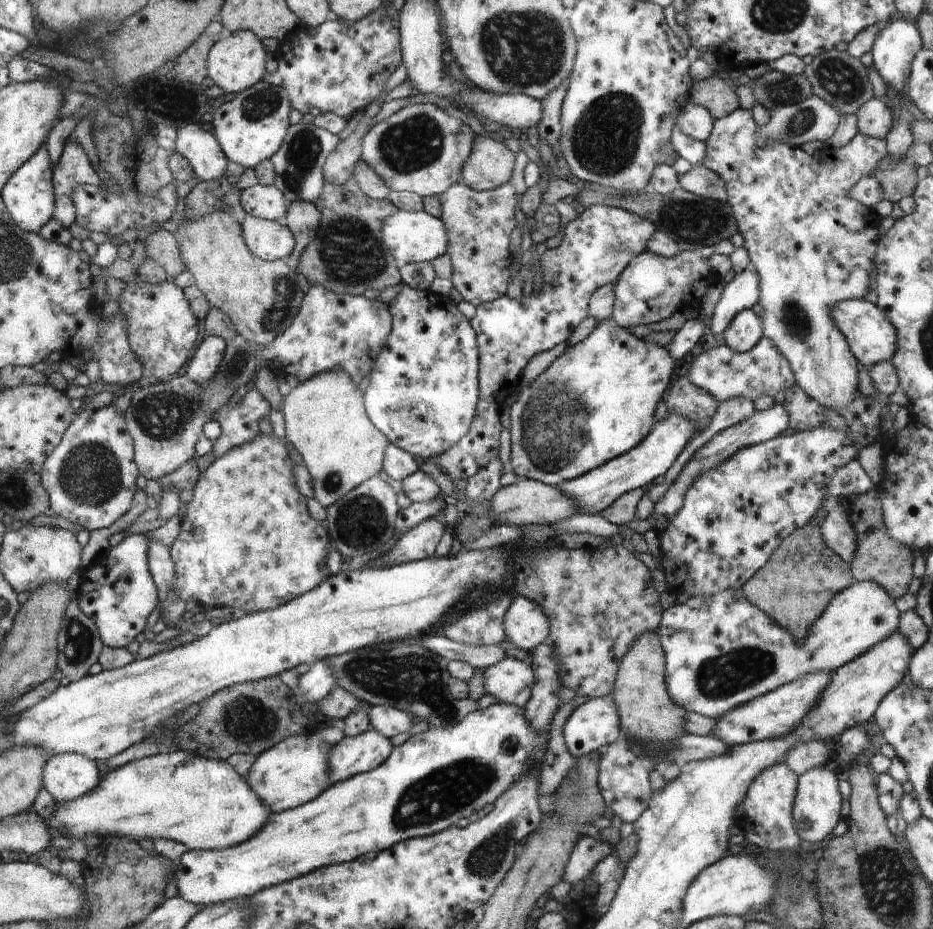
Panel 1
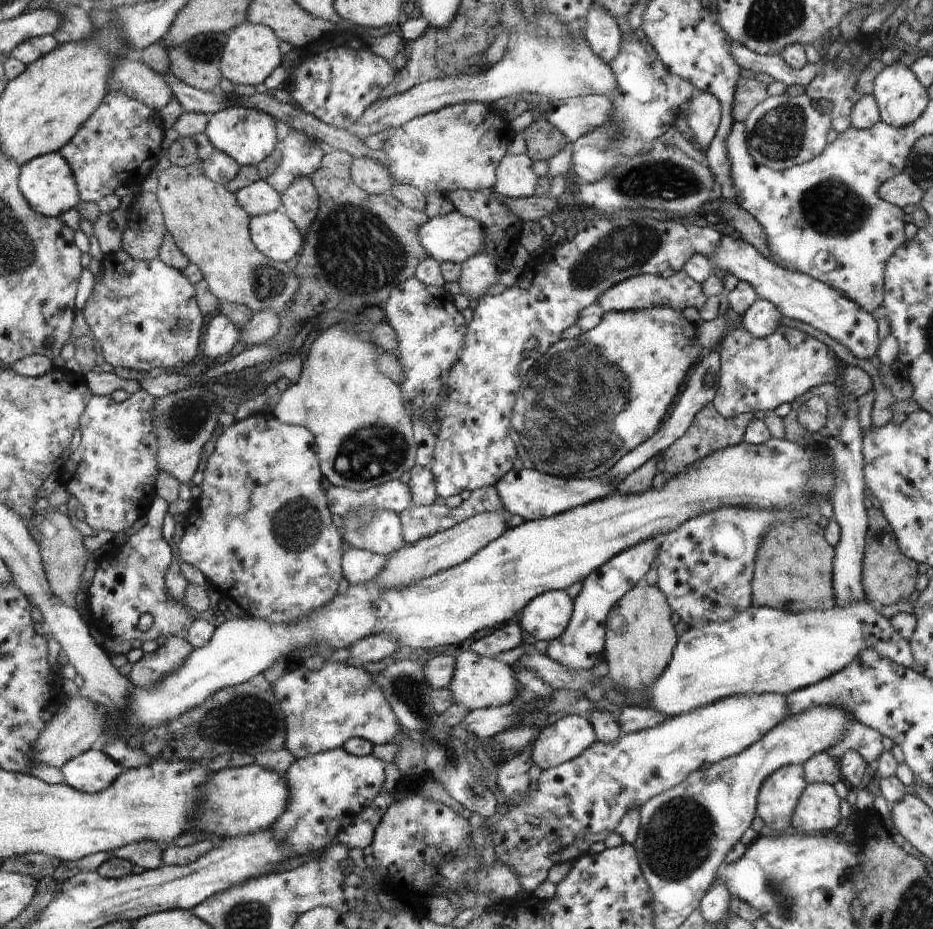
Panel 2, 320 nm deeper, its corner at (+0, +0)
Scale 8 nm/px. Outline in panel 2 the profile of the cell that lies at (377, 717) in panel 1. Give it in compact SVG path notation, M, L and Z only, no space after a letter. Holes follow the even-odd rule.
M328 659L320 670L312 671L301 664L276 680L274 694L286 716L285 748L296 759L342 748L355 737L368 740L374 746L387 744L400 730L396 712L372 676L366 670L344 662Z

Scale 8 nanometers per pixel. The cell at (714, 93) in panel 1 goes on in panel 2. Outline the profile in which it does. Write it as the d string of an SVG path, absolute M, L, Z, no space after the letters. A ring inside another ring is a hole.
M740 78L734 94L732 118L745 123L752 108L764 102L766 98L769 98L766 84L759 82L756 78Z

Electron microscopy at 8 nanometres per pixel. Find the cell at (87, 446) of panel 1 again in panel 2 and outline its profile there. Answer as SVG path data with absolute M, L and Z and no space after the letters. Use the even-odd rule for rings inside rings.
M143 389L134 392L124 402L115 402L110 396L94 396L94 402L90 402L90 410L86 410L86 418L82 418L82 442L62 464L58 480L71 497L79 500L79 507L86 515L84 521L94 531L109 530L118 533L132 527L140 519L142 498L146 496L144 486L152 486L154 496L154 480L158 476L158 445L154 434L153 405L154 397Z

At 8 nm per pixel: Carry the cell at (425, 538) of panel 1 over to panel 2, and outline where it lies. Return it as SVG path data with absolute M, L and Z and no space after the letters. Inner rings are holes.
M348 547L342 562L342 570L345 571L346 580L350 585L371 582L386 568L388 558L390 556Z

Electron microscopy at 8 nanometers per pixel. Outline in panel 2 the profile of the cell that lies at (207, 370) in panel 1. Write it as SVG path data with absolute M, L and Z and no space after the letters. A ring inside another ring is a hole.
M224 314L212 317L202 342L205 358L215 359L231 352L241 337L240 330Z

